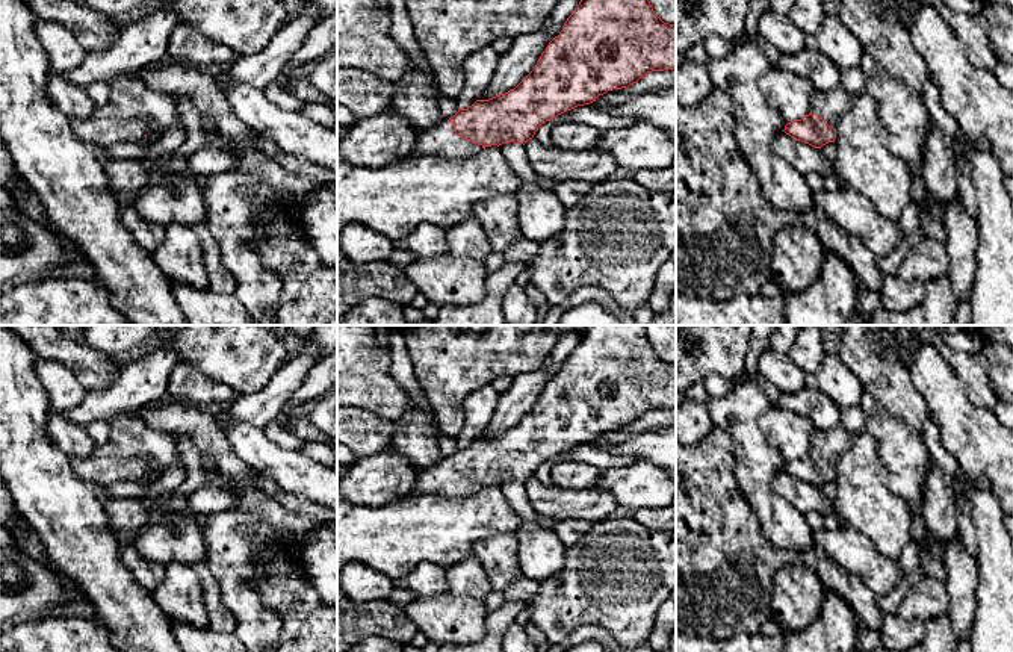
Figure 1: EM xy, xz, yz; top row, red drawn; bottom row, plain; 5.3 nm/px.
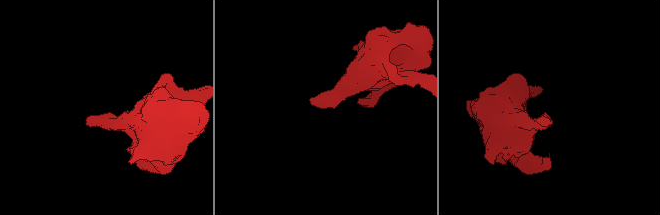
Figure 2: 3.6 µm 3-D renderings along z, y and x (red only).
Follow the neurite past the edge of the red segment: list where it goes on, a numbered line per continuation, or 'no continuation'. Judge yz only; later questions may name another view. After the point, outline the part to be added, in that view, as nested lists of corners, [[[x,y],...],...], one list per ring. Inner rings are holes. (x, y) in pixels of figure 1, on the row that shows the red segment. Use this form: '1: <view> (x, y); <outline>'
1: yz (829, 105); [[[842,86],[833,91],[816,91],[810,104],[810,112],[816,113],[833,129],[838,129],[839,121],[857,98],[859,95]]]

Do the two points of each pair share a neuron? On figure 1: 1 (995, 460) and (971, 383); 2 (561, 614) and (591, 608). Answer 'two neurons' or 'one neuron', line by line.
1: two neurons
2: one neuron

